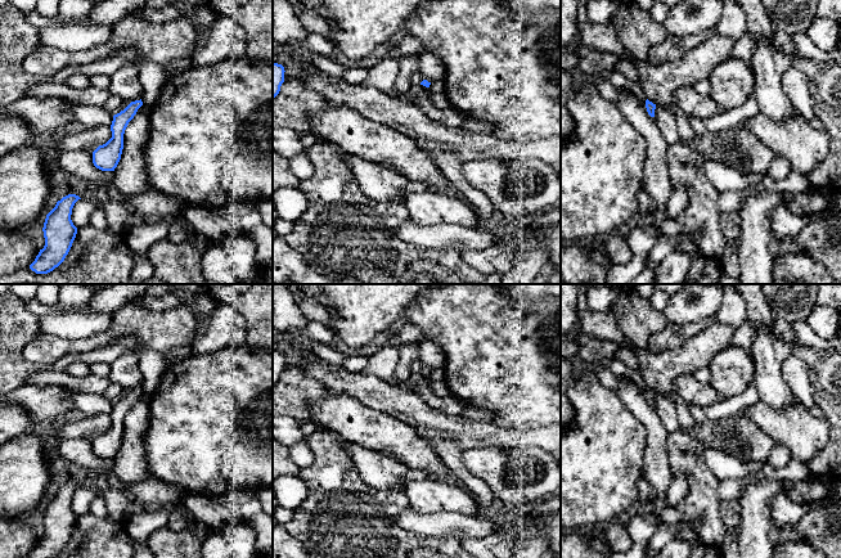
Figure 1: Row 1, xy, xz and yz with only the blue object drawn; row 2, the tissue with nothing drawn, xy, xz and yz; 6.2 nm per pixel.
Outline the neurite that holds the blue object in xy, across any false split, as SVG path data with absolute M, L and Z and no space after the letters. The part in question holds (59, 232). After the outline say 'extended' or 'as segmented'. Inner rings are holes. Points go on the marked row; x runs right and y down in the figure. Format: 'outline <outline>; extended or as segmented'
outline M68 194L58 201L55 207L46 215L42 228L45 246L30 265L30 269L36 274L53 271L68 255L77 234L71 215L78 199L81 199L78 195Z; as segmented

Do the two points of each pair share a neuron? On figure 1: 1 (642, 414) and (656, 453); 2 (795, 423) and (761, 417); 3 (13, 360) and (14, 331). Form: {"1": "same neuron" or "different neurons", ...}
{"1": "same neuron", "2": "same neuron", "3": "same neuron"}

